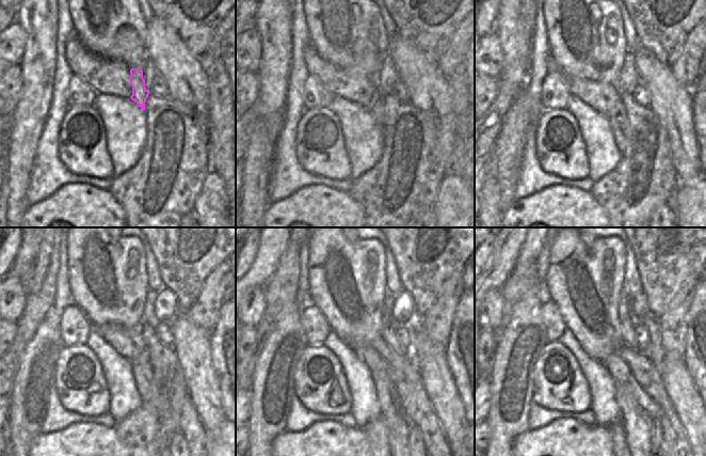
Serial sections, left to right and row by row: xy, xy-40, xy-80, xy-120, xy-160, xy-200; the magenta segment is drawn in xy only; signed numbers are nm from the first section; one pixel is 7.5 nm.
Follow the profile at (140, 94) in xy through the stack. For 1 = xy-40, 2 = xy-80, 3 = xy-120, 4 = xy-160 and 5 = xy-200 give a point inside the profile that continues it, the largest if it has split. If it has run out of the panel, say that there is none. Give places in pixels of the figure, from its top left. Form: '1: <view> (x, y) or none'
1: xy-40 (376, 108)
2: xy-80 (618, 118)
3: xy-120 (141, 366)
4: xy-160 (398, 425)
5: xy-200 (636, 423)

